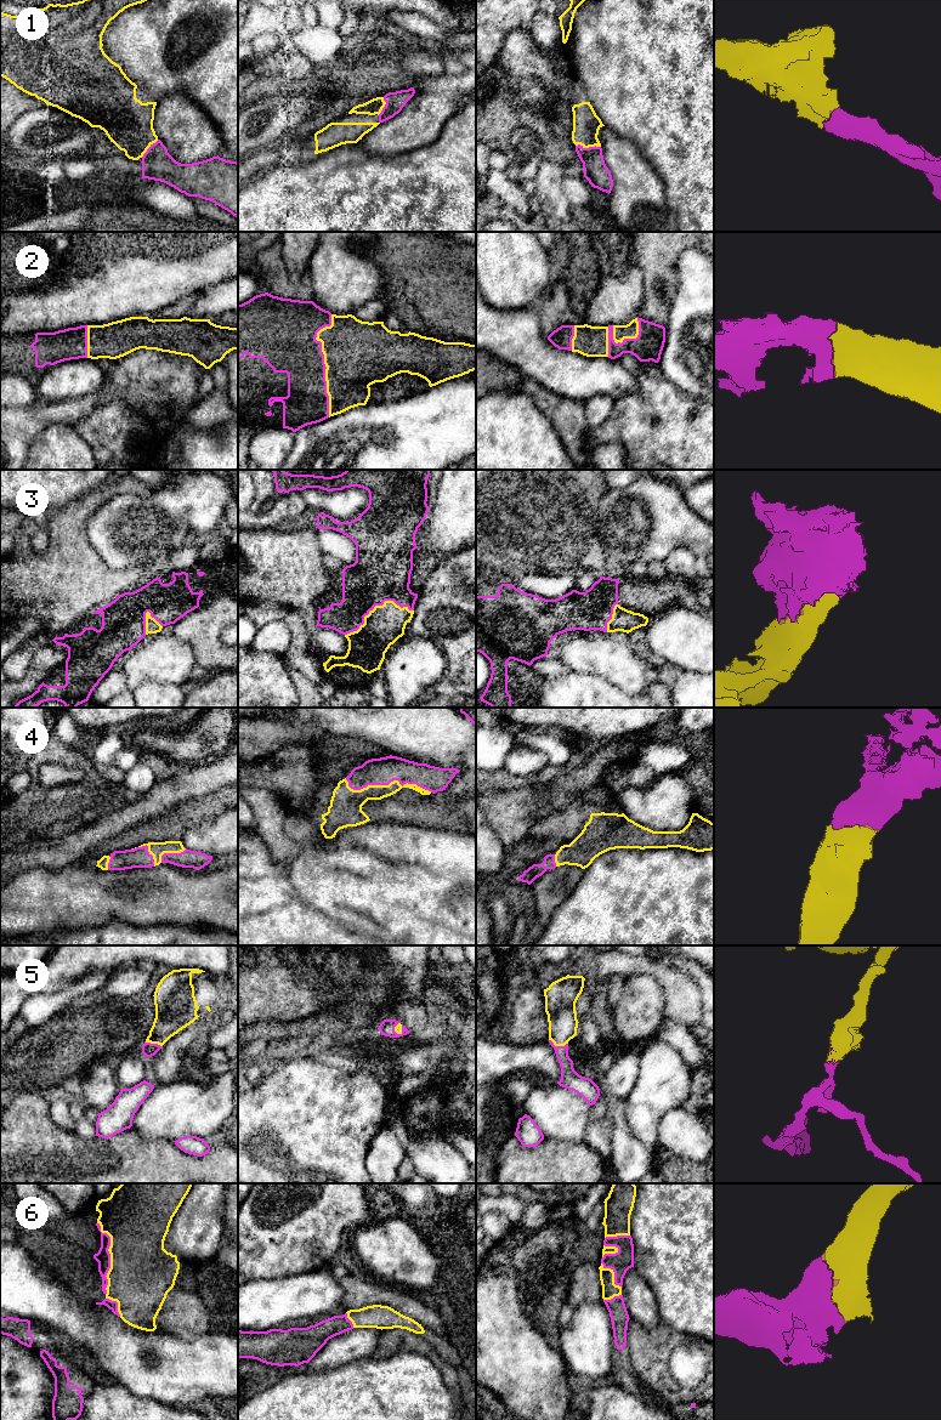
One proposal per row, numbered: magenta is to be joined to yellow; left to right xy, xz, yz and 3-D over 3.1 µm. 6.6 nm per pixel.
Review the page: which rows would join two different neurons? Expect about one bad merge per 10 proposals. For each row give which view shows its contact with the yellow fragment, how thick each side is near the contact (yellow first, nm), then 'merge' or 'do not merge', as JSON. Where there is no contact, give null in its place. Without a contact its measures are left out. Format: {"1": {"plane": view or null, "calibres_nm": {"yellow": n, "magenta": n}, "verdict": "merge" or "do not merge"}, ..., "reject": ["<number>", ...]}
{"1": {"plane": "yz", "calibres_nm": {"yellow": 180, "magenta": 160}, "verdict": "merge"}, "2": {"plane": "xz", "calibres_nm": {"yellow": 440, "magenta": 340}, "verdict": "merge"}, "3": {"plane": "xz", "calibres_nm": {"yellow": 260, "magenta": 380}, "verdict": "merge"}, "4": {"plane": "xz", "calibres_nm": {"yellow": 140, "magenta": 180}, "verdict": "merge"}, "5": {"plane": "yz", "calibres_nm": {"yellow": 200, "magenta": 130}, "verdict": "merge"}, "6": {"plane": "xy", "calibres_nm": {"yellow": 420, "magenta": 100}, "verdict": "merge"}, "reject": []}

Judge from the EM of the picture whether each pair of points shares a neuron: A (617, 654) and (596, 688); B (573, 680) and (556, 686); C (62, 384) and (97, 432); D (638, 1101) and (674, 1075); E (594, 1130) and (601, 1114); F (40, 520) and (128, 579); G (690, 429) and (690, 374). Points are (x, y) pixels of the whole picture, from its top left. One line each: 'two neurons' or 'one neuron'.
A: two neurons
B: one neuron
C: two neurons
D: one neuron
E: one neuron
F: two neurons
G: two neurons

